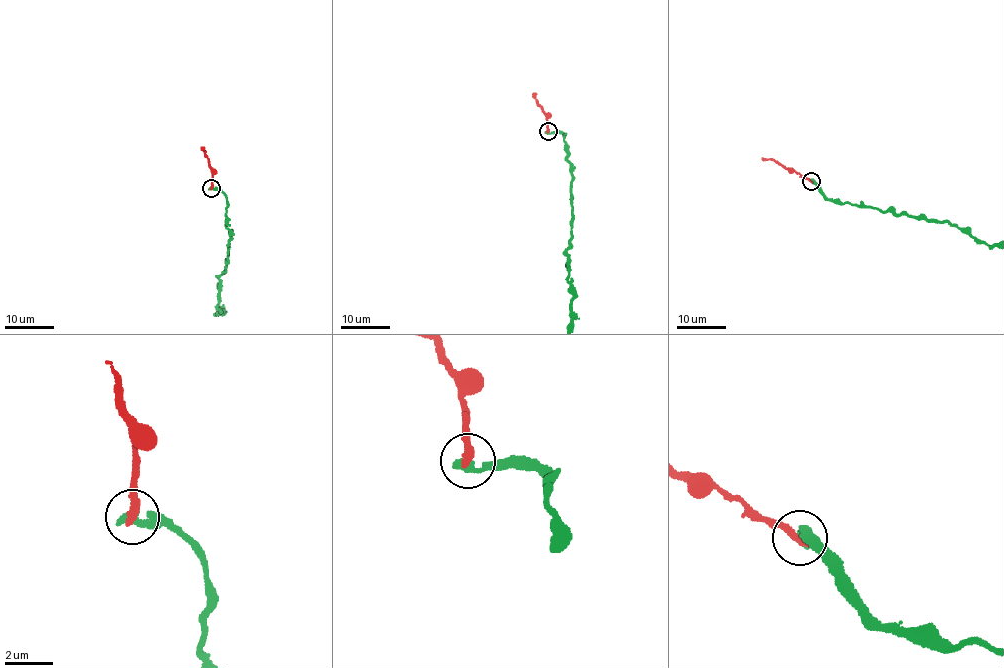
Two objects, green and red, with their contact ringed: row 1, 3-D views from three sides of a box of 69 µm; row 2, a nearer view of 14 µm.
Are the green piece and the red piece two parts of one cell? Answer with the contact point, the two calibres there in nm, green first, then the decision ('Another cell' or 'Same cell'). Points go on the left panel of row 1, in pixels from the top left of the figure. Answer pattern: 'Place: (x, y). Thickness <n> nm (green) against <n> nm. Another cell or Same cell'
Place: (211, 188). Thickness 360 nm (green) against 320 nm. Another cell

